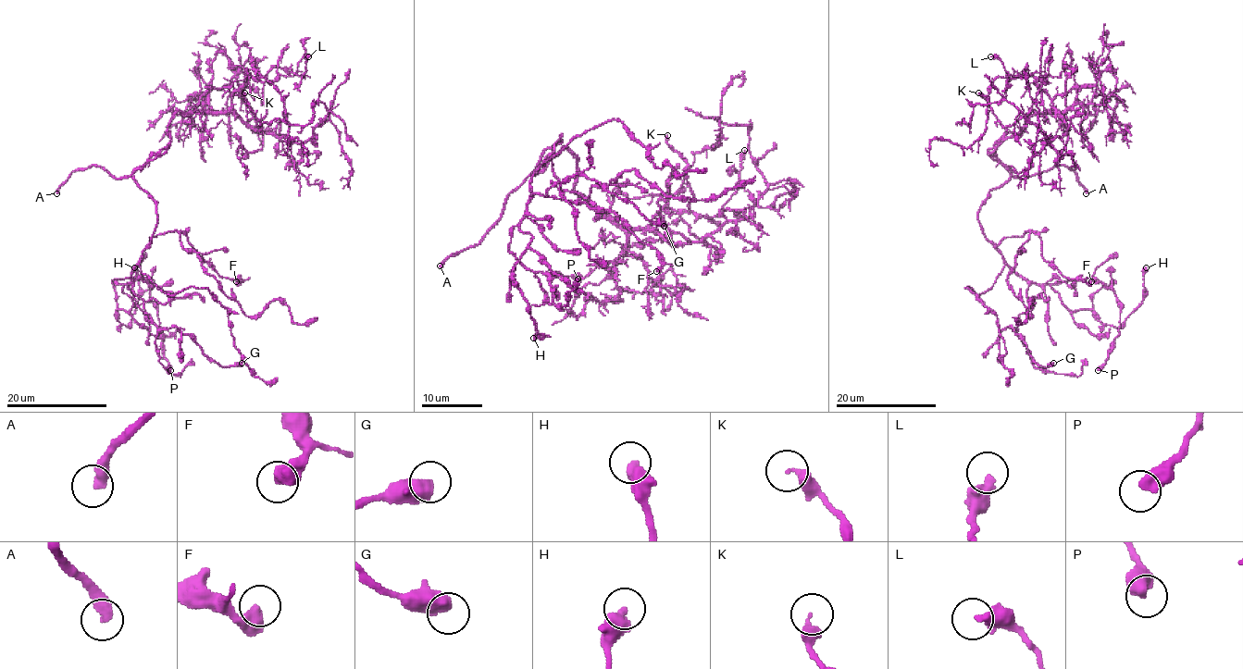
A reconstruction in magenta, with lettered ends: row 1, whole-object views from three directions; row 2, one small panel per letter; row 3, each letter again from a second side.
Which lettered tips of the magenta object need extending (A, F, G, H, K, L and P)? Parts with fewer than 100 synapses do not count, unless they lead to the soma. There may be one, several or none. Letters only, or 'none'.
A

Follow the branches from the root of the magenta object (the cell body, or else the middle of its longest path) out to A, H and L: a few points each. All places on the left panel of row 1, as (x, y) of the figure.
A: (153, 159), (129, 176), (119, 178), (95, 166), (74, 170), (56, 193)
H: (153, 159), (133, 174), (156, 226), (123, 287), (133, 306), (118, 320), (128, 328), (134, 267)
L: (153, 159), (169, 146), (167, 124), (178, 112), (224, 112), (248, 78), (304, 77), (308, 56)

